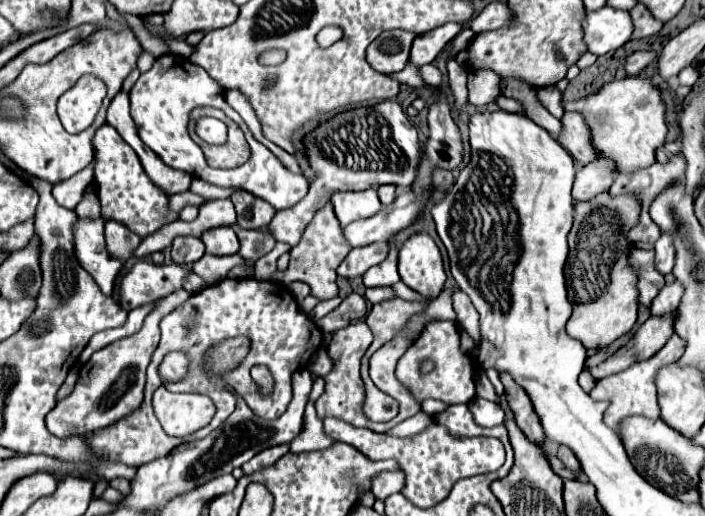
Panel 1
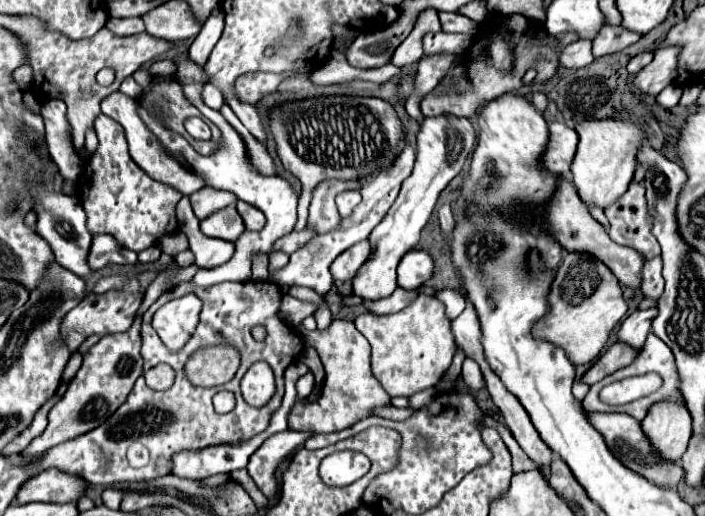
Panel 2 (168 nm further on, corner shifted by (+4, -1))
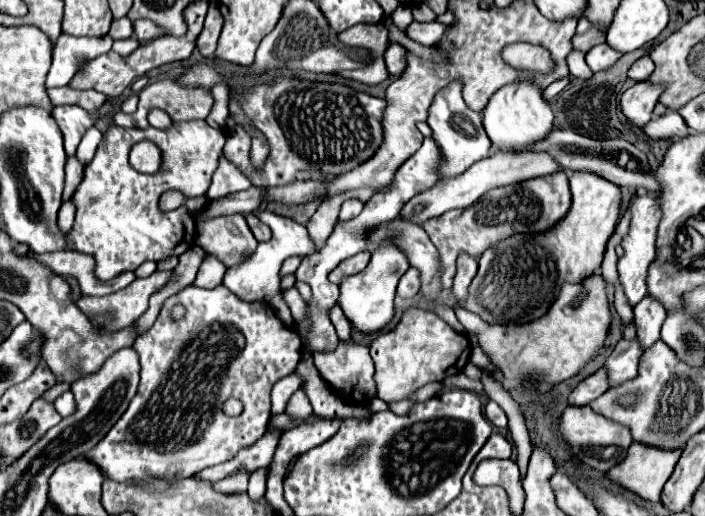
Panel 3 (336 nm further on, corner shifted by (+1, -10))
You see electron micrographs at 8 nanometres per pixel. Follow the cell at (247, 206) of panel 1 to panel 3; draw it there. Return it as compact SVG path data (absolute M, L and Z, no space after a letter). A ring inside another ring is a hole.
M246 214L246 222L258 242L266 242L270 238L270 228L266 224L262 224L254 214Z

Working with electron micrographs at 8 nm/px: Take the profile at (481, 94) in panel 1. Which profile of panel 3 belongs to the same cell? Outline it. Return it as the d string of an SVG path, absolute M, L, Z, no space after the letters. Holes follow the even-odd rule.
M412 22L408 26L408 32L406 36L420 42L420 44L426 44L426 46L436 46L444 34L448 32L448 26L446 24L440 24L440 22L430 22L430 24L420 24L420 22Z

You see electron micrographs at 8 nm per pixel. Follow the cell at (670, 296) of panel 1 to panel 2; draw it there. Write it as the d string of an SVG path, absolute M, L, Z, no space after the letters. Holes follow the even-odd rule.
M651 307L647 311L631 313L617 331L617 343L627 345L631 349L641 349L651 331L651 321L655 315L657 315L655 307Z

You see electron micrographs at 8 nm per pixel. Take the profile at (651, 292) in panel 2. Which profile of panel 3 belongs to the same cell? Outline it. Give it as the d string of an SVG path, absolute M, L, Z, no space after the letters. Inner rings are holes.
M646 296L642 302L638 302L638 306L634 306L634 322L638 326L636 336L640 344L648 348L660 338L660 328L664 324L664 318L666 318L664 306L652 296Z

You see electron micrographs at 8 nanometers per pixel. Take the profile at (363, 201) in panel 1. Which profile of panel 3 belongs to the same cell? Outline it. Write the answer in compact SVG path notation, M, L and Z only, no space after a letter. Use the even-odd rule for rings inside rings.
M356 198L346 200L342 204L342 208L340 208L340 220L352 220L352 218L356 218L362 212L362 206L364 206L364 202L360 202Z

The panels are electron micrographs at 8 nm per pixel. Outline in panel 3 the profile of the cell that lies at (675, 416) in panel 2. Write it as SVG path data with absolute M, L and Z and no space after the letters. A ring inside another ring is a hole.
M634 442L628 450L628 458L624 458L616 470L608 472L608 476L646 500L660 500L662 488L672 476L680 456L682 448L666 450Z

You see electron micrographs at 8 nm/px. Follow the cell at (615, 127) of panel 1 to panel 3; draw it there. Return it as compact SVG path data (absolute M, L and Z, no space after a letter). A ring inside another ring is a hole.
M570 172L568 178L572 190L572 210L568 218L544 234L514 234L498 242L496 250L494 246L488 248L480 258L468 302L456 306L476 312L490 324L524 324L548 312L564 282L584 280L584 276L600 268L606 242L620 218L622 192L616 184L592 172Z

